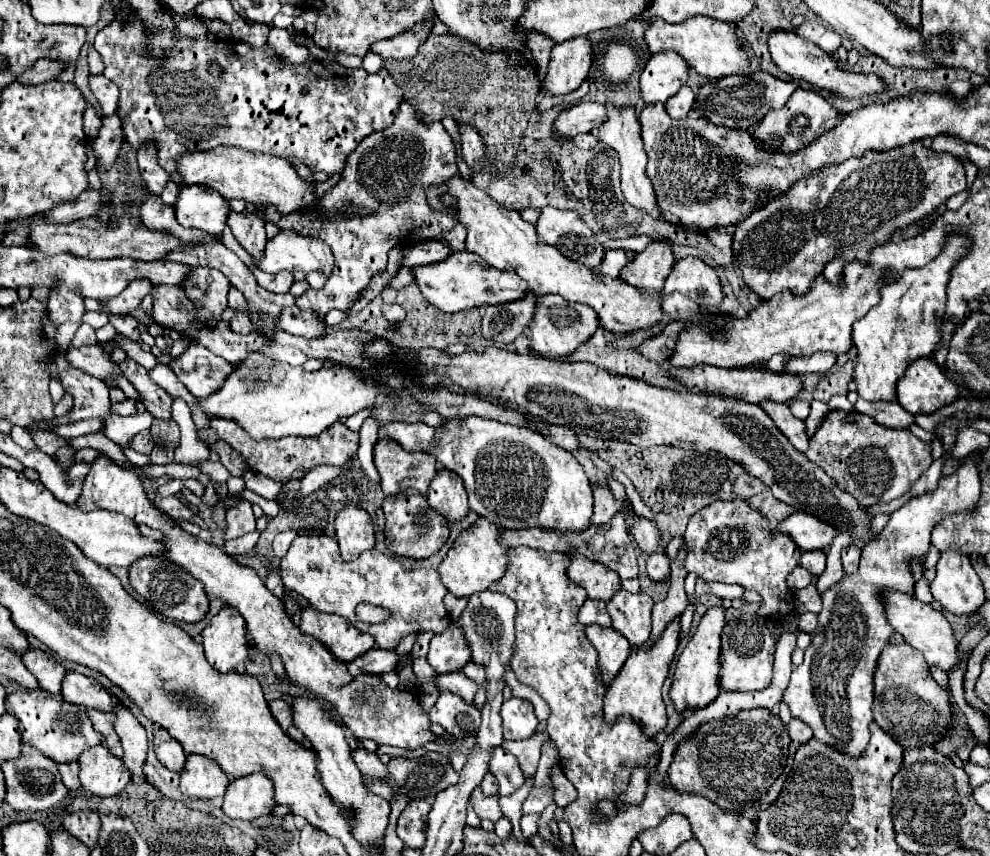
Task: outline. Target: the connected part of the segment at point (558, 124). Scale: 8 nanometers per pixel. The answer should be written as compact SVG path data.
M578 103L572 105L570 109L564 109L556 121L554 121L554 129L560 137L564 139L572 139L580 133L590 133L592 127L602 125L606 117L606 109L602 103Z

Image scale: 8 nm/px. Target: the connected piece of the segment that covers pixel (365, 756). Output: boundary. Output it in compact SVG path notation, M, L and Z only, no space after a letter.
M356 743L356 747L350 751L356 767L360 769L360 773L364 773L366 777L372 779L384 779L386 777L386 765L380 763L376 753L368 753L362 743Z

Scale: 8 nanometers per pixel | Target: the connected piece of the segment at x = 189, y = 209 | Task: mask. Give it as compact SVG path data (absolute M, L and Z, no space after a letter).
M184 185L178 193L178 203L174 203L174 213L180 225L206 231L212 237L222 235L228 211L228 199L204 185Z

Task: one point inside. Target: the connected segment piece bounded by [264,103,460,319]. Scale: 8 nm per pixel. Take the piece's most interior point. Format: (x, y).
(389, 171)

